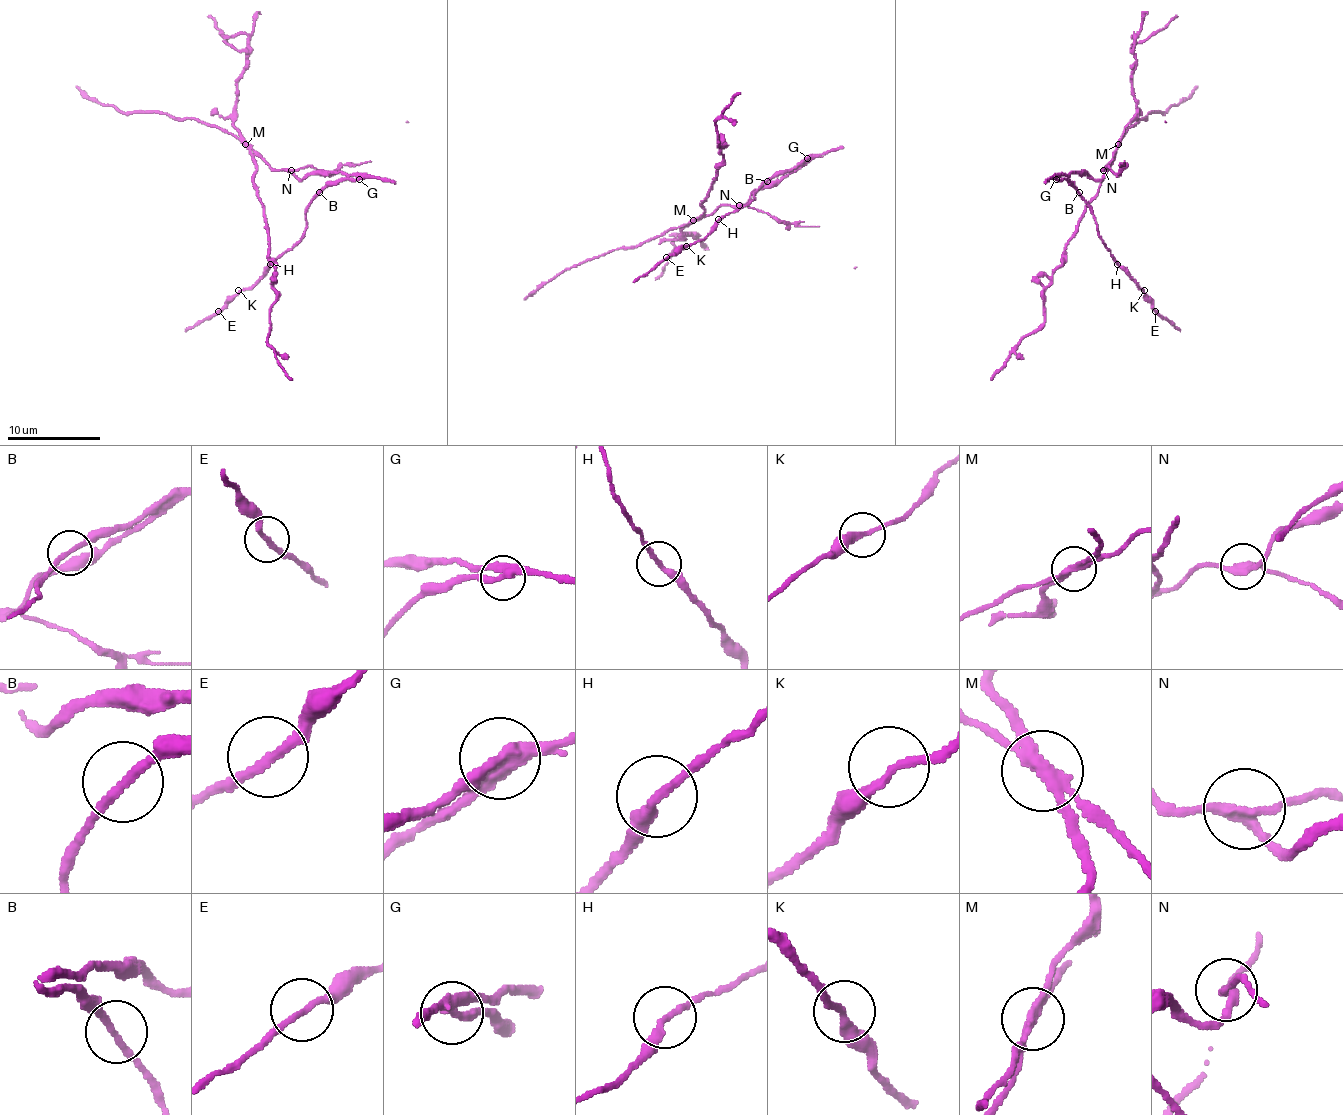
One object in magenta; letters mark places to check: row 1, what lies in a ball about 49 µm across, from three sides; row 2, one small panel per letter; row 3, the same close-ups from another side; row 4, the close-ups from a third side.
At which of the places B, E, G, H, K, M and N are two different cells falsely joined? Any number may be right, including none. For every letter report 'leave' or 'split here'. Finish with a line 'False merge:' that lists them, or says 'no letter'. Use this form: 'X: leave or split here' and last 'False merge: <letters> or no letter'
B: leave
E: leave
G: split here
H: leave
K: leave
M: split here
N: split here
False merge: G, M, N

